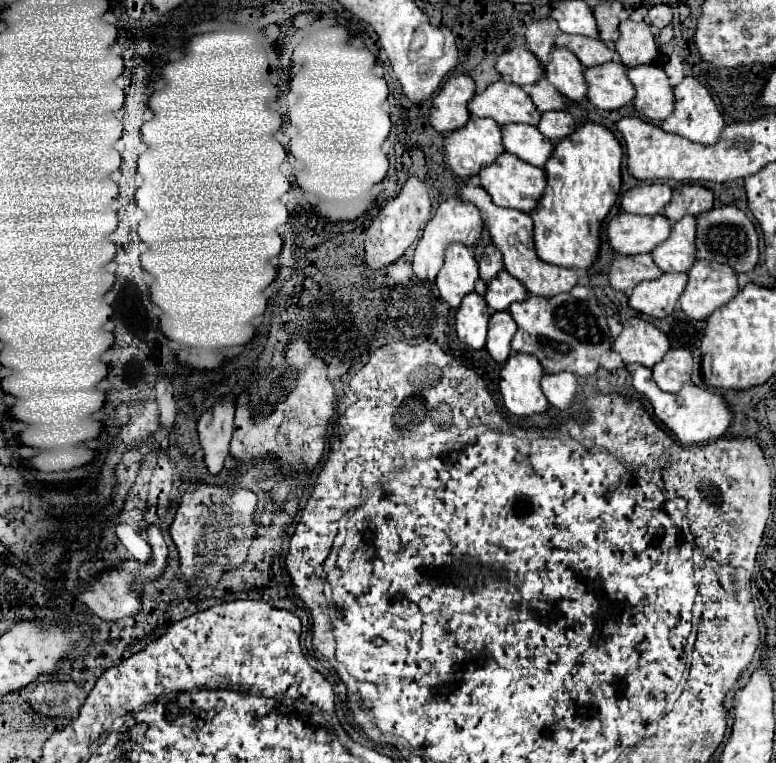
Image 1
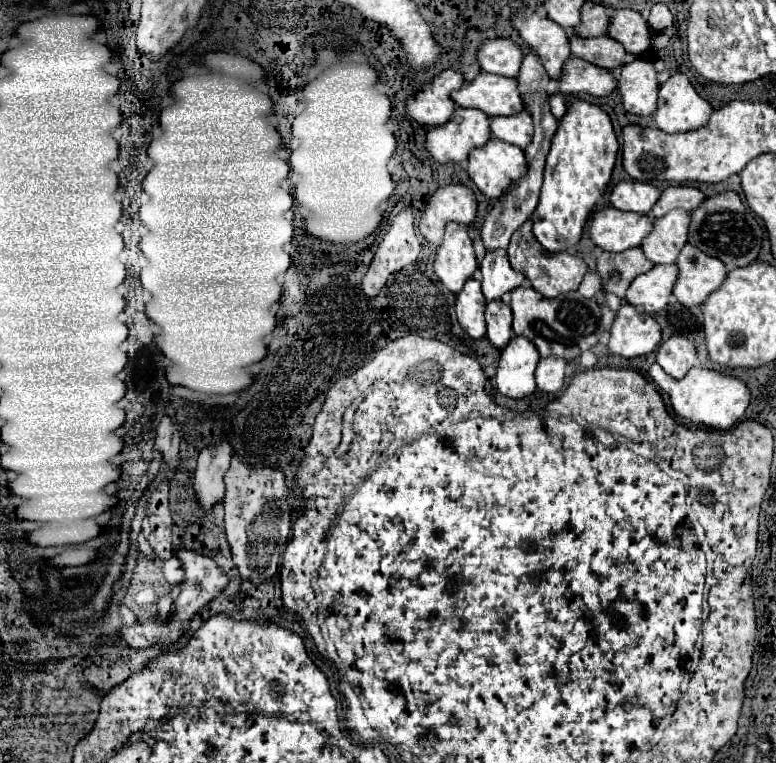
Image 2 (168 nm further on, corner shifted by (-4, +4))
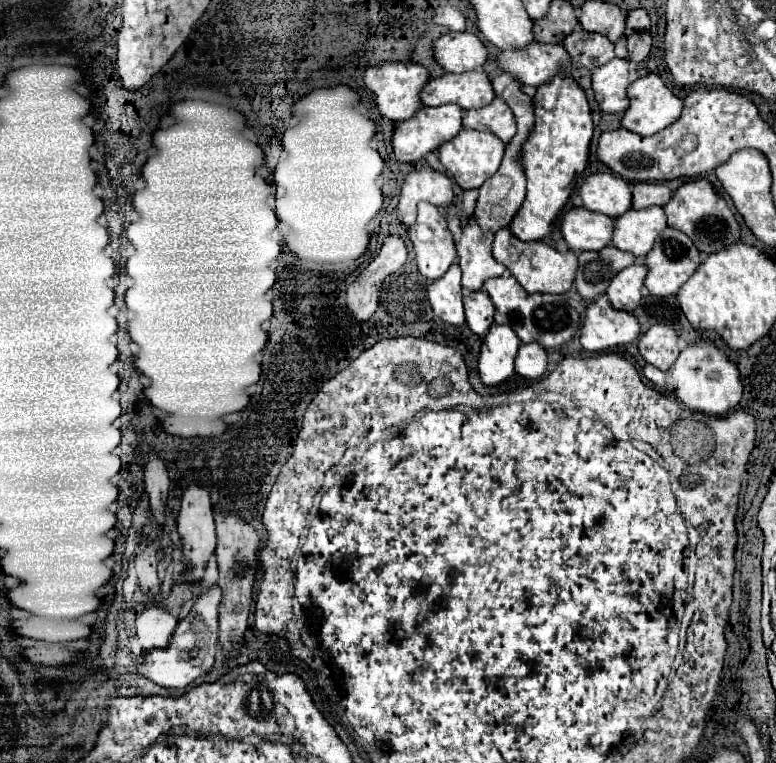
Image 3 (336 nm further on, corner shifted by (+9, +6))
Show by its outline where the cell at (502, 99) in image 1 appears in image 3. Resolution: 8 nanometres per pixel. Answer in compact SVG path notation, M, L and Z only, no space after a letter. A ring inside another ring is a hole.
M484 70L462 74L446 72L440 78L432 78L420 92L420 98L424 106L442 106L452 102L464 110L470 110L488 106L496 98L496 92Z

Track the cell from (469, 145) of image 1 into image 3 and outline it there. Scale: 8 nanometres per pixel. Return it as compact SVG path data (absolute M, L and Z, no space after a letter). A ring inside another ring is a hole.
M444 104L438 108L424 106L422 110L418 110L416 116L396 126L396 132L392 136L394 154L400 162L418 162L426 154L438 150L444 142L450 142L454 136L458 136L460 130L462 130L462 108L458 108L458 104Z

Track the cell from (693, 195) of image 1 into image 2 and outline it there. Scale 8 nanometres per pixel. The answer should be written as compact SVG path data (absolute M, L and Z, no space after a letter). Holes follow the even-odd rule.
M669 186L661 192L659 202L655 202L651 214L655 218L665 216L667 212L675 210L675 208L683 208L687 212L695 210L701 202L705 200L705 194L693 186Z

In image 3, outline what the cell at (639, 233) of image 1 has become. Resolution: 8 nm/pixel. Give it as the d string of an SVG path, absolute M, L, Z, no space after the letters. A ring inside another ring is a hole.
M572 208L564 214L560 230L572 250L602 250L612 240L614 218L586 208Z

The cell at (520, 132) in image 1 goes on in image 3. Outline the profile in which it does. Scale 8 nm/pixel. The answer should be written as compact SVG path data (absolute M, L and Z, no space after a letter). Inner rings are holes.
M496 96L494 102L488 104L486 108L468 110L462 124L464 124L464 128L472 128L472 130L480 130L480 132L492 132L506 144L516 134L514 114L500 96Z

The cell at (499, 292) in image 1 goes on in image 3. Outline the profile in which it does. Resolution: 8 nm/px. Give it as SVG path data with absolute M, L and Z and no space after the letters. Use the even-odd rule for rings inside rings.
M470 218L462 230L462 238L456 244L460 268L462 268L462 288L468 292L482 290L484 282L504 274L504 266L492 258L492 232L482 232L478 224Z

